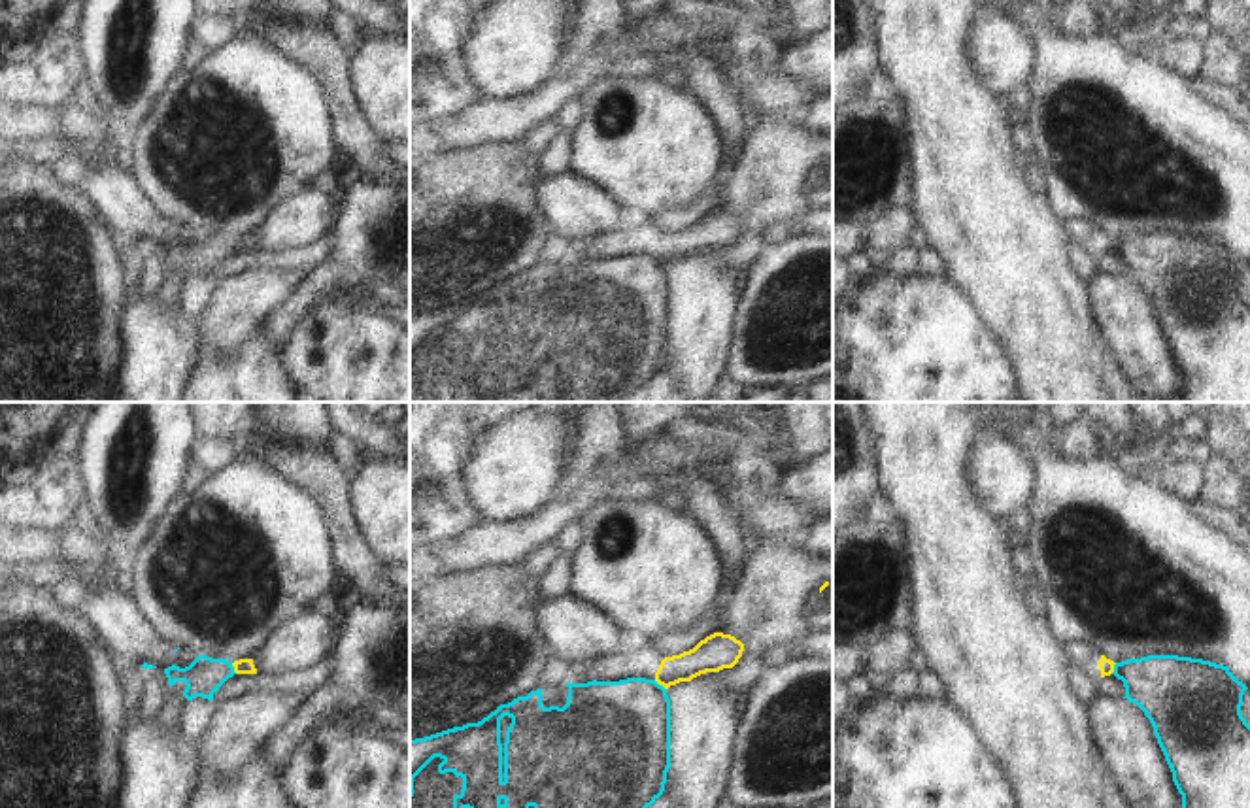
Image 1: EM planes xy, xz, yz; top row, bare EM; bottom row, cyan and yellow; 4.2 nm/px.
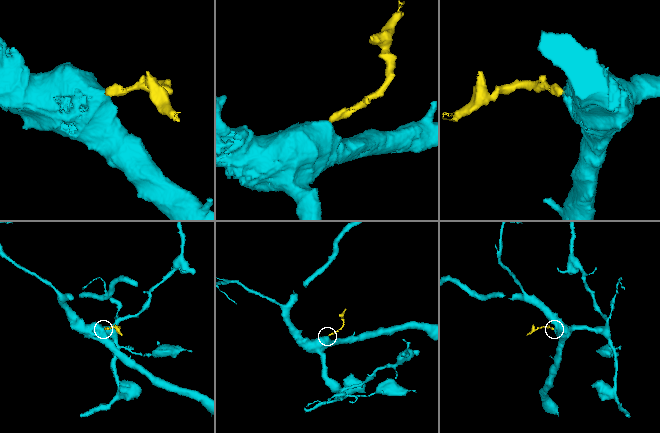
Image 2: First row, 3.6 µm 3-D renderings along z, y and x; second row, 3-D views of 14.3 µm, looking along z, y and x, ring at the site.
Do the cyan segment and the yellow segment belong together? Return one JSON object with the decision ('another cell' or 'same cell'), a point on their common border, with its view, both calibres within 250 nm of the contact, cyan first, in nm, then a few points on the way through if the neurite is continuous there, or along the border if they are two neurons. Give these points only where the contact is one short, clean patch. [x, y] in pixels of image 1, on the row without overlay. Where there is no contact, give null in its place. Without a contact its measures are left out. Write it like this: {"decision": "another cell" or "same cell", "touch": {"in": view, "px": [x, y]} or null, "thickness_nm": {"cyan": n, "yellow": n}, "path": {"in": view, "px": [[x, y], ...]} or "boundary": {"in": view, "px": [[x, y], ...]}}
{"decision": "another cell", "touch": {"in": "xz", "px": [658, 261]}, "thickness_nm": {"cyan": 420, "yellow": 140}, "boundary": {"in": "xz", "px": [[654, 257], [665, 267]]}}

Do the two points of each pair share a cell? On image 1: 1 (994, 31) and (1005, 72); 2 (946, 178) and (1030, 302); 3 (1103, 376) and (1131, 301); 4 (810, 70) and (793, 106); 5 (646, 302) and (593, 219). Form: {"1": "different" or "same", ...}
{"1": "same", "2": "same", "3": "different", "4": "different", "5": "different"}

